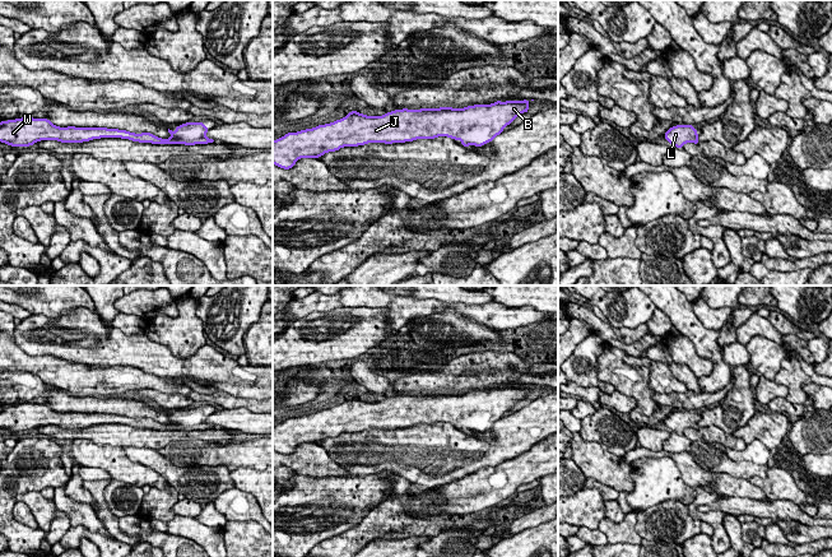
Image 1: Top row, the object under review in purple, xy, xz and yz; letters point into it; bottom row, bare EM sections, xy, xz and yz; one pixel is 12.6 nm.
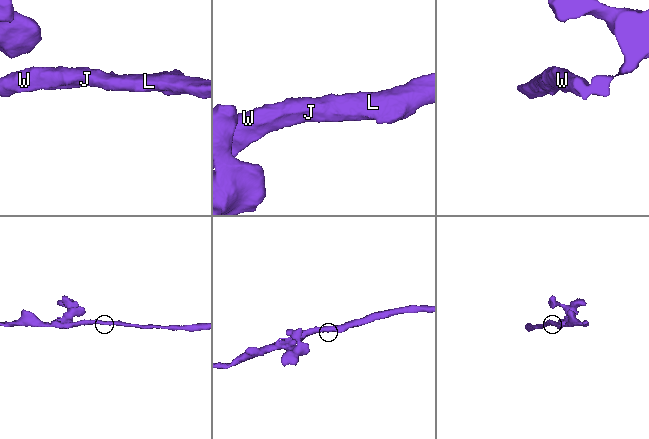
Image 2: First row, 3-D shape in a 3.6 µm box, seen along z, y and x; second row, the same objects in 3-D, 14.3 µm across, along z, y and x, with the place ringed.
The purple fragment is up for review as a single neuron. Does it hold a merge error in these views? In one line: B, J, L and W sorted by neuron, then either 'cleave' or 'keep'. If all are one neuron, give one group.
B J L W; keep

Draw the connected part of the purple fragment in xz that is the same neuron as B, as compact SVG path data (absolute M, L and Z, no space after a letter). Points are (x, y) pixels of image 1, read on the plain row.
M498 385L492 390L465 394L403 394L384 401L366 401L352 396L334 408L288 418L273 426L273 449L289 455L299 444L319 444L343 432L405 428L438 422L460 424L463 432L482 432L499 421L517 401L529 398L529 387Z

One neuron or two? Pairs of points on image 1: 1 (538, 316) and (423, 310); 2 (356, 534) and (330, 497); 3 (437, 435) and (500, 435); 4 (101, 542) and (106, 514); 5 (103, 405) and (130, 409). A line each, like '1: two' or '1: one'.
1: one
2: two
3: one
4: two
5: one

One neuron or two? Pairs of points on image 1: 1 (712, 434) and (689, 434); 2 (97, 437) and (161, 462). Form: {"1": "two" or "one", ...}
{"1": "one", "2": "two"}

